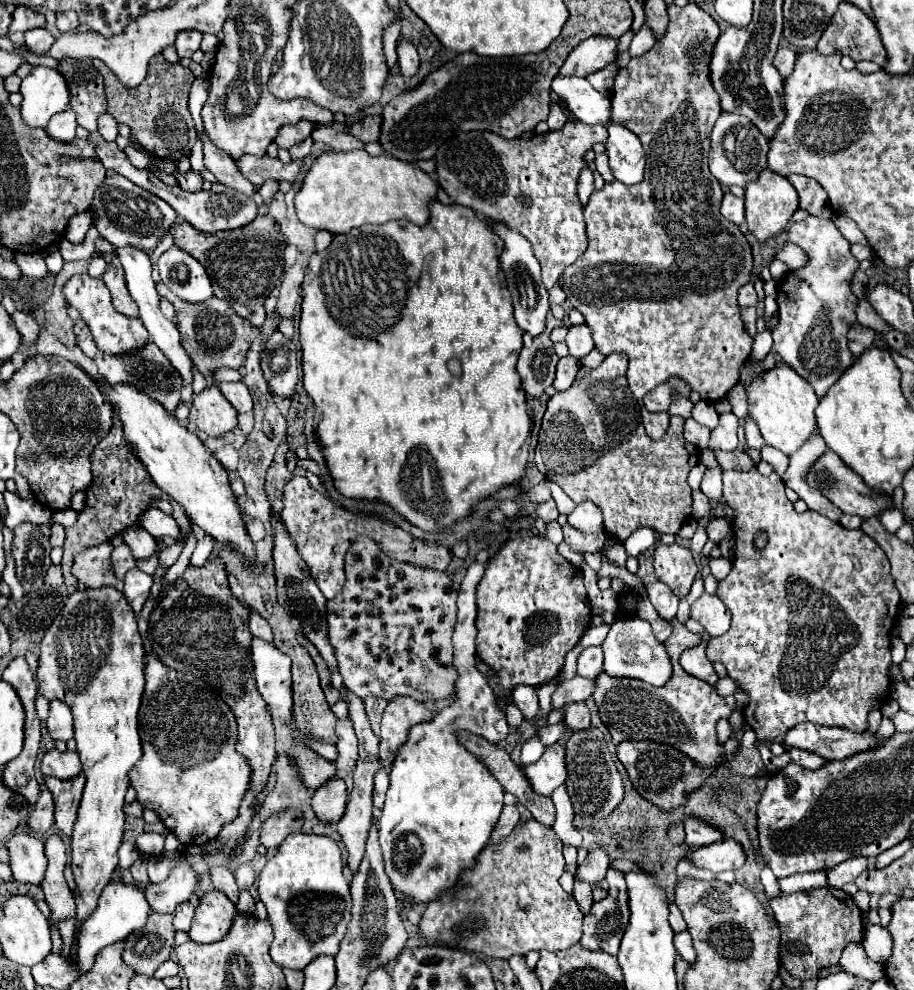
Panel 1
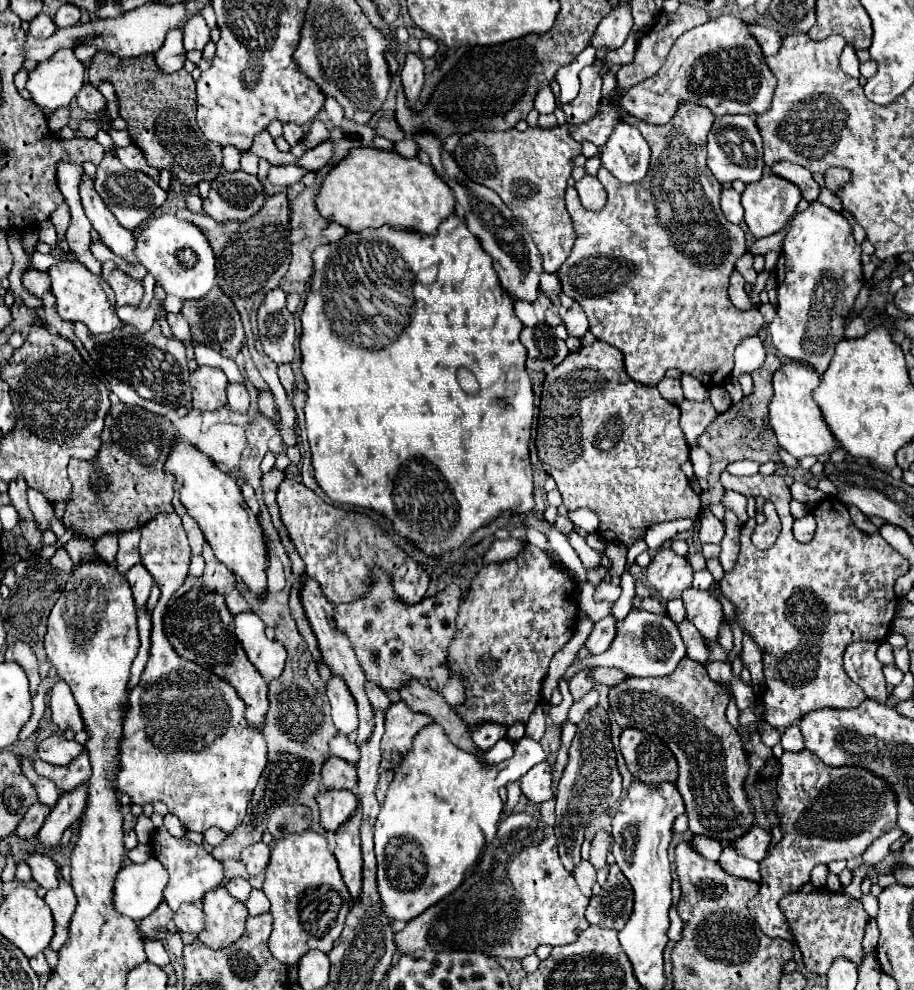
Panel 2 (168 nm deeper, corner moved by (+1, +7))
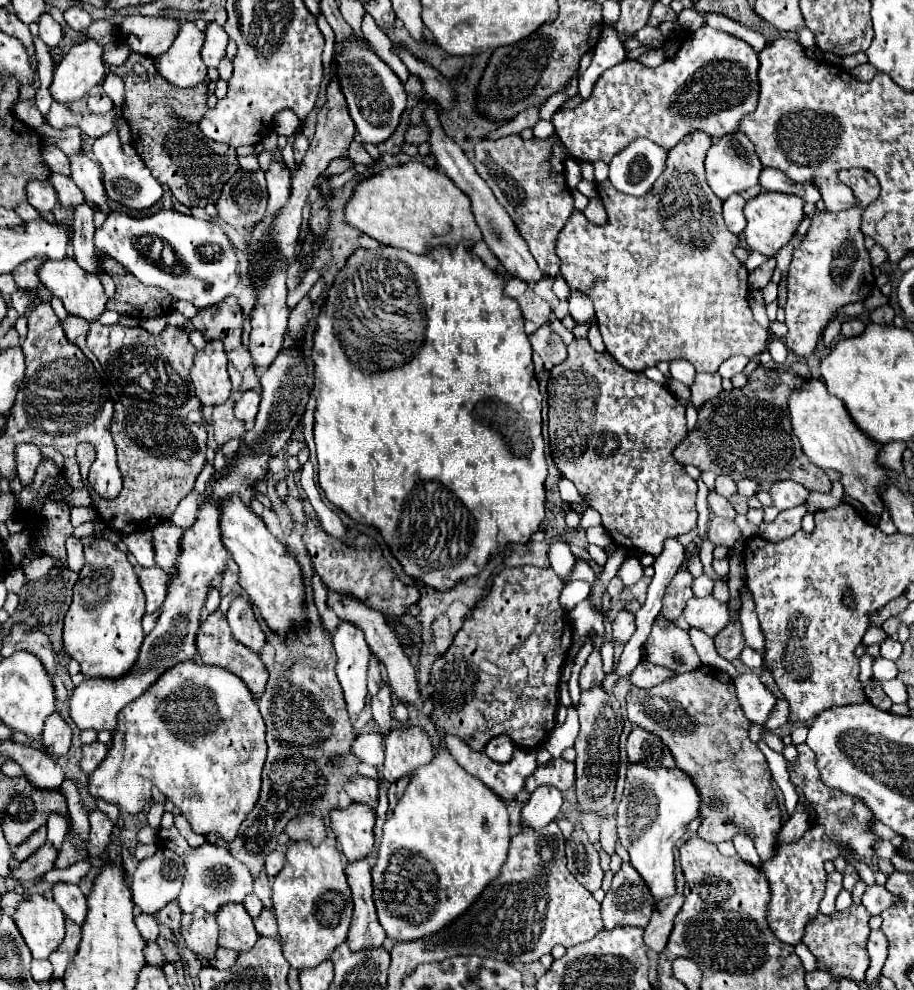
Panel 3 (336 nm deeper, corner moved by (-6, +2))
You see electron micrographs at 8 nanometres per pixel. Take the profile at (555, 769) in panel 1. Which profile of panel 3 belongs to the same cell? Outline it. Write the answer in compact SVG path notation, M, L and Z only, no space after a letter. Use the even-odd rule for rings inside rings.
M540 785L528 799L528 803L522 809L522 821L524 825L532 829L540 829L556 819L558 811L562 807L562 793L556 787Z

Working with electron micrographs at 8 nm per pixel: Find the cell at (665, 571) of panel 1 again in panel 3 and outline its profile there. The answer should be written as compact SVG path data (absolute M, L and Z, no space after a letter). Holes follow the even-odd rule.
M682 569L682 573L678 573L678 577L674 577L674 581L670 581L670 585L666 587L664 599L662 599L662 617L666 617L668 621L676 621L678 615L682 613L686 601L692 597L692 575L688 573L688 569Z

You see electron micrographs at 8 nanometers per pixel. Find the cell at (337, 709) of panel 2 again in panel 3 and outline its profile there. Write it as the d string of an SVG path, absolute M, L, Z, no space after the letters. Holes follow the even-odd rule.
M342 623L332 637L338 661L336 661L336 677L342 685L346 709L350 719L356 719L364 709L366 699L366 675L370 649L364 641L364 635L352 623Z

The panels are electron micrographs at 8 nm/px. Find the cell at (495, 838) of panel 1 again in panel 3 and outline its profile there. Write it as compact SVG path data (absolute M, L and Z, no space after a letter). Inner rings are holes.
M552 759L546 765L540 765L528 779L526 779L526 793L532 793L538 785L546 785L552 781L552 785L560 791L566 791L574 787L574 763L568 763L564 759Z

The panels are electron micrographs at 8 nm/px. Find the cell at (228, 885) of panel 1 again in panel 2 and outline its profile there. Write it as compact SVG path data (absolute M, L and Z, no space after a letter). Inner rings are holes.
M243 878L231 880L225 888L231 892L231 896L235 896L235 898L241 900L241 902L245 902L247 896L249 896L249 892L251 892L251 884L249 884L247 880L243 880Z

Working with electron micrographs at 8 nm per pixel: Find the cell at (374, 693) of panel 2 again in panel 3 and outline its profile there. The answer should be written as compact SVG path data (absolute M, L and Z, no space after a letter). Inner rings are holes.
M370 657L370 669L368 669L368 693L370 697L378 695L378 689L382 687L382 675L380 675L380 663L376 657Z

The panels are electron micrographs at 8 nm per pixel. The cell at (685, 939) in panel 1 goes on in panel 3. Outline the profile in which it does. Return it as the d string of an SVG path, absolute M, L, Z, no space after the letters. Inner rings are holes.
M676 893L674 897L664 899L656 905L648 927L644 929L644 941L650 949L660 953L666 947L666 943L670 939L670 933L674 929L674 917L680 911L682 901L684 901L684 897L680 893Z

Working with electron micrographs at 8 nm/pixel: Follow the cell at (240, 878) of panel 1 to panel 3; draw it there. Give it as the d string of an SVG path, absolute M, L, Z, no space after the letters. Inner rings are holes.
M272 851L266 861L264 861L264 873L268 877L274 877L278 875L278 871L284 867L284 853L282 851Z

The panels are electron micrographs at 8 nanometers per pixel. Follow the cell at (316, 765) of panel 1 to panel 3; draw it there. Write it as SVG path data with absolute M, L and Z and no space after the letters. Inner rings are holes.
M354 775L350 781L346 781L344 791L356 803L366 803L372 809L378 805L378 781L376 779Z

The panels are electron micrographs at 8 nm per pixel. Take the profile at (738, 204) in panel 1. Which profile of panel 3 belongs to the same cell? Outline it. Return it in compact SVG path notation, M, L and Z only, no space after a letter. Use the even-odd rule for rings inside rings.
M730 195L726 201L724 201L724 221L726 221L726 227L732 231L732 233L742 233L744 227L746 227L746 217L744 217L744 203L746 199L742 195Z

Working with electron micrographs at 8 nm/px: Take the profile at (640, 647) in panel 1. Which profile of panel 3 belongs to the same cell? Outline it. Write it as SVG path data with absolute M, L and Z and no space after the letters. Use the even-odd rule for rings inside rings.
M656 617L652 633L642 645L642 655L644 661L662 665L672 673L686 673L702 665L688 633L676 623L664 621L664 617Z

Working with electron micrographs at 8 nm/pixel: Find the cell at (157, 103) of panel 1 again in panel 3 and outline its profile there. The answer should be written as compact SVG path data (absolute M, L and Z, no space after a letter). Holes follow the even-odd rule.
M130 53L120 67L110 67L126 83L126 101L122 117L132 129L132 143L152 175L168 185L174 197L188 207L204 207L216 203L224 183L236 173L238 157L232 145L220 145L202 135L198 121L208 111L206 83L192 89L170 85L154 65L152 57Z

